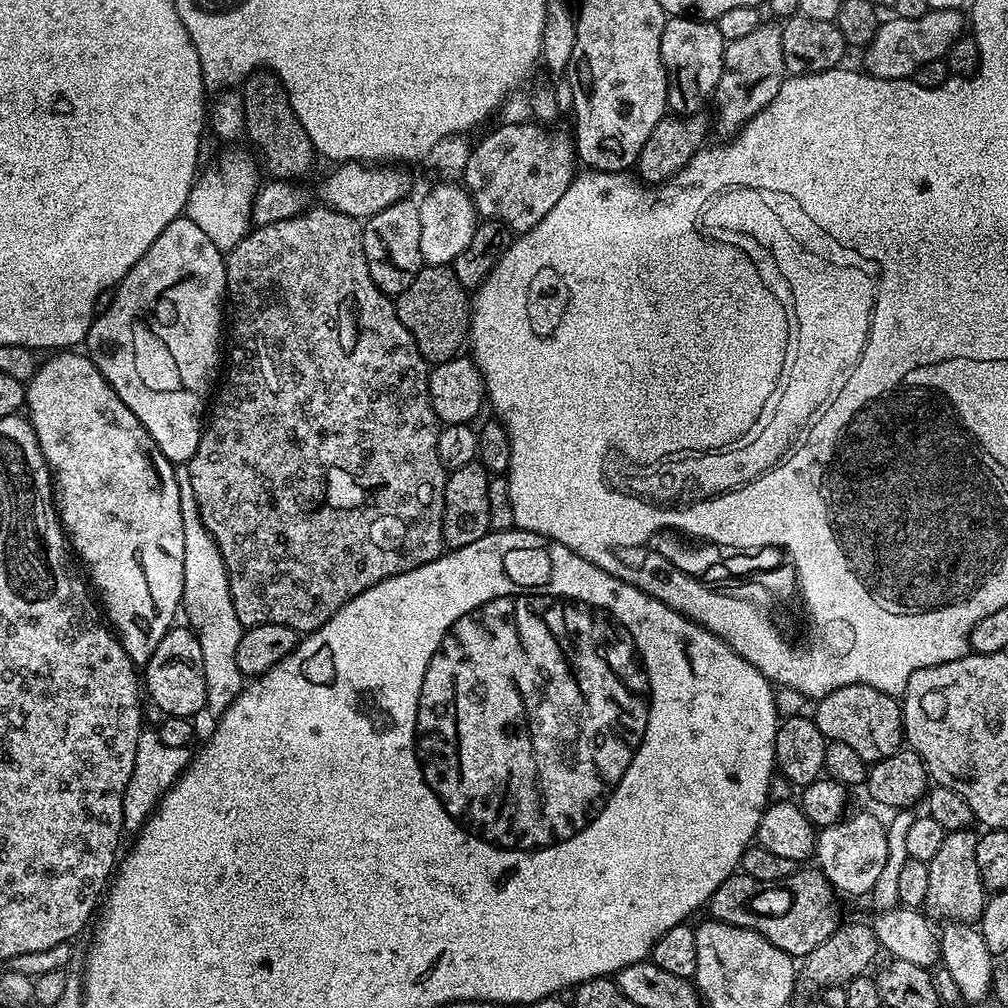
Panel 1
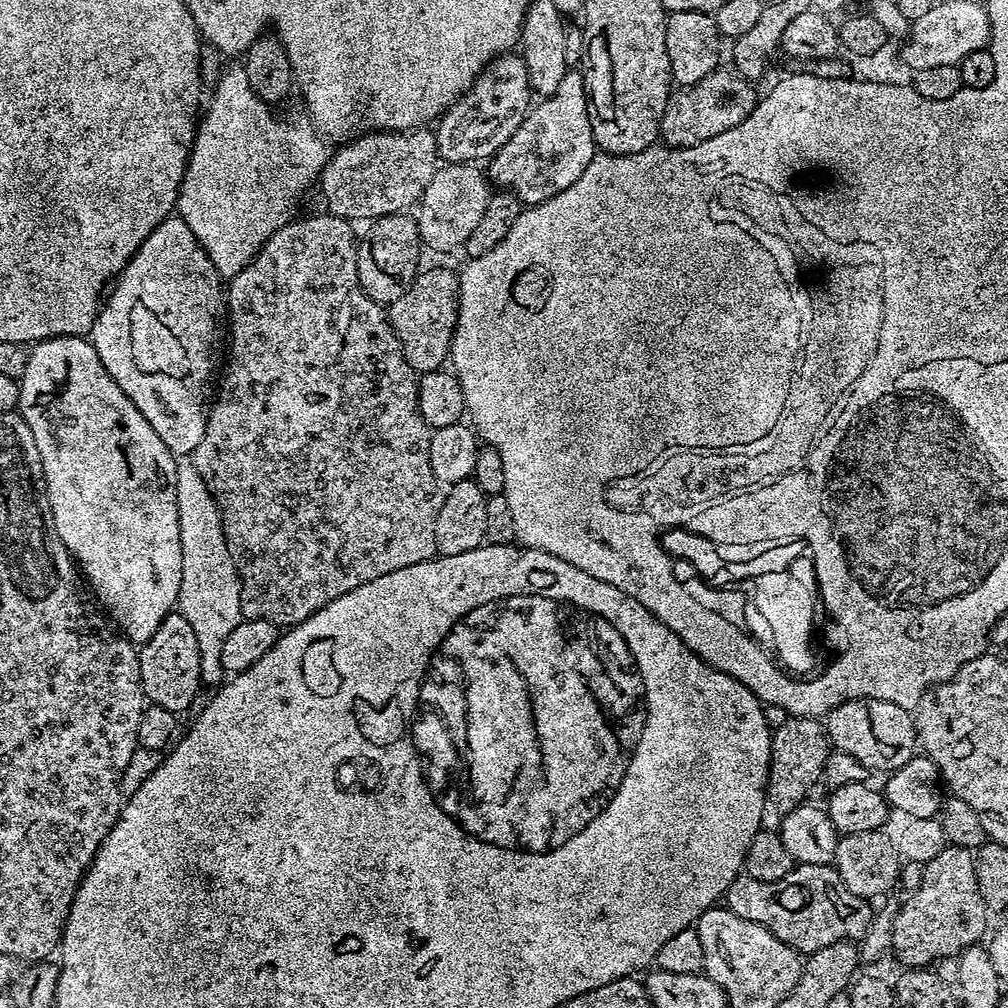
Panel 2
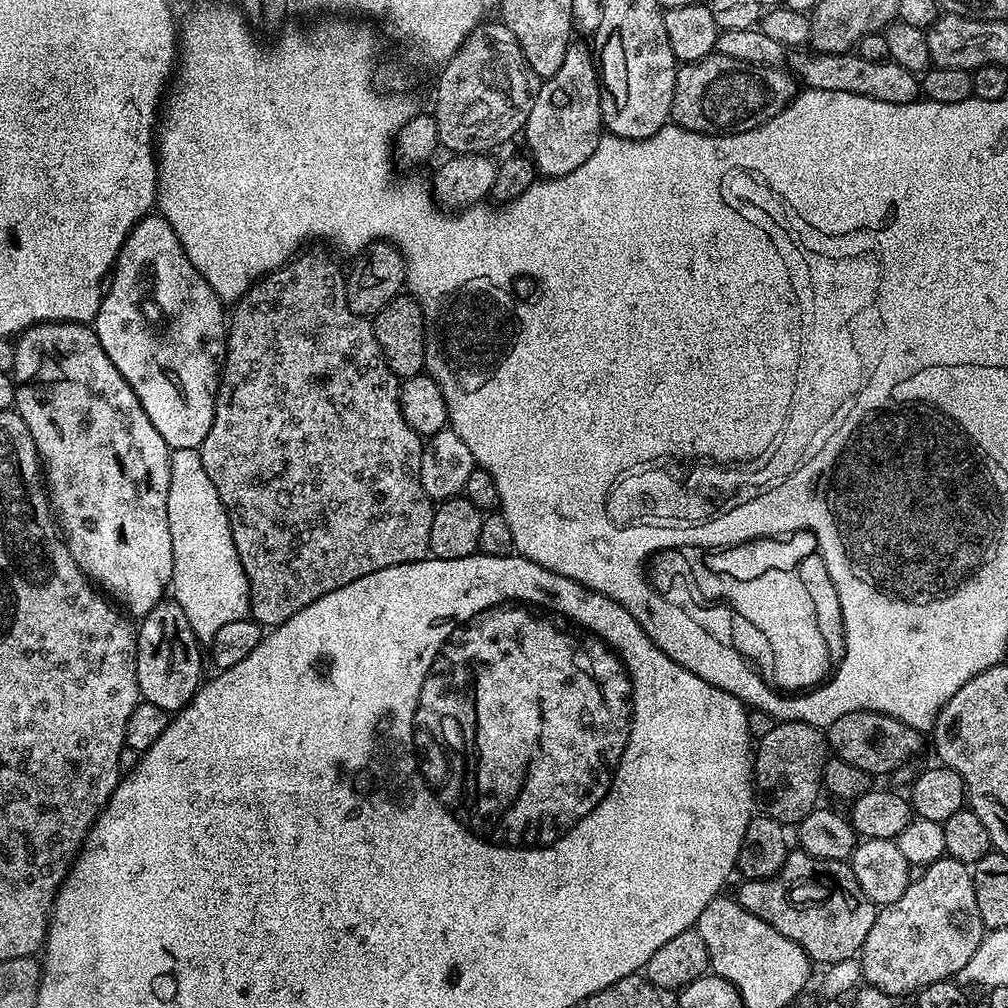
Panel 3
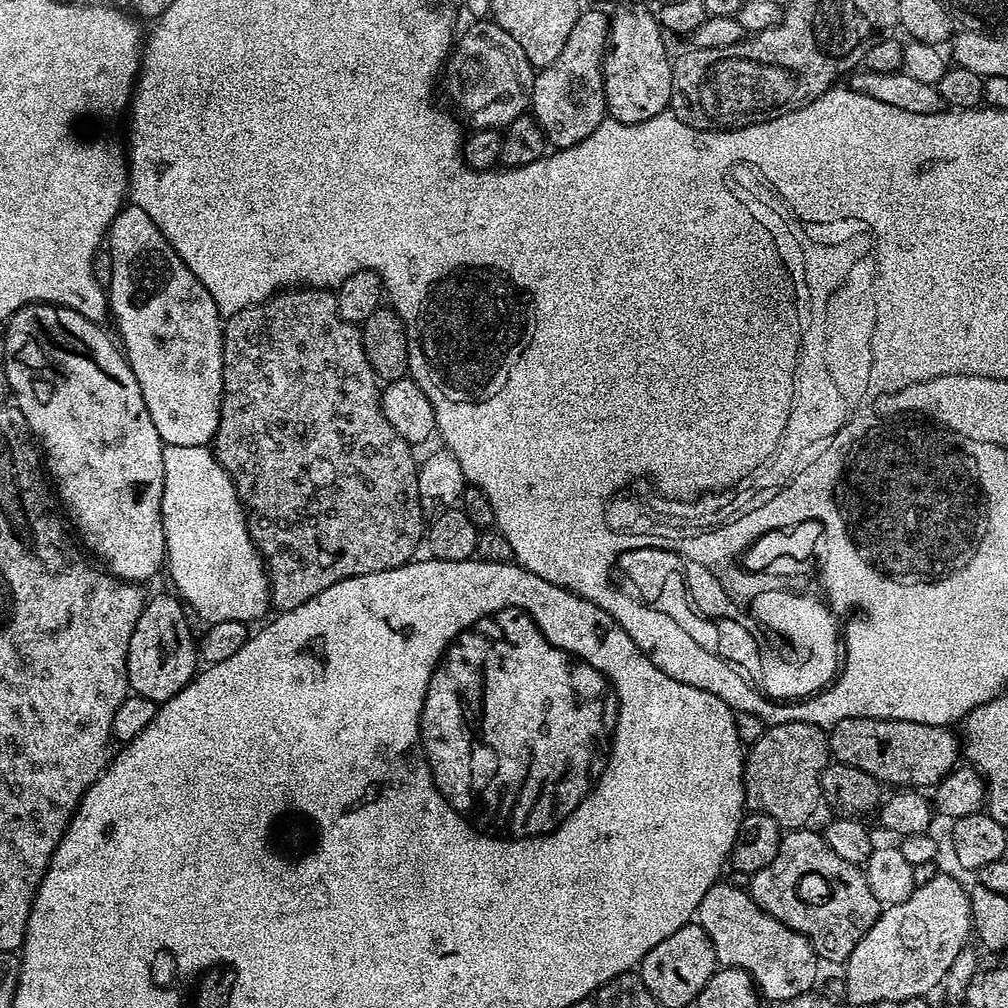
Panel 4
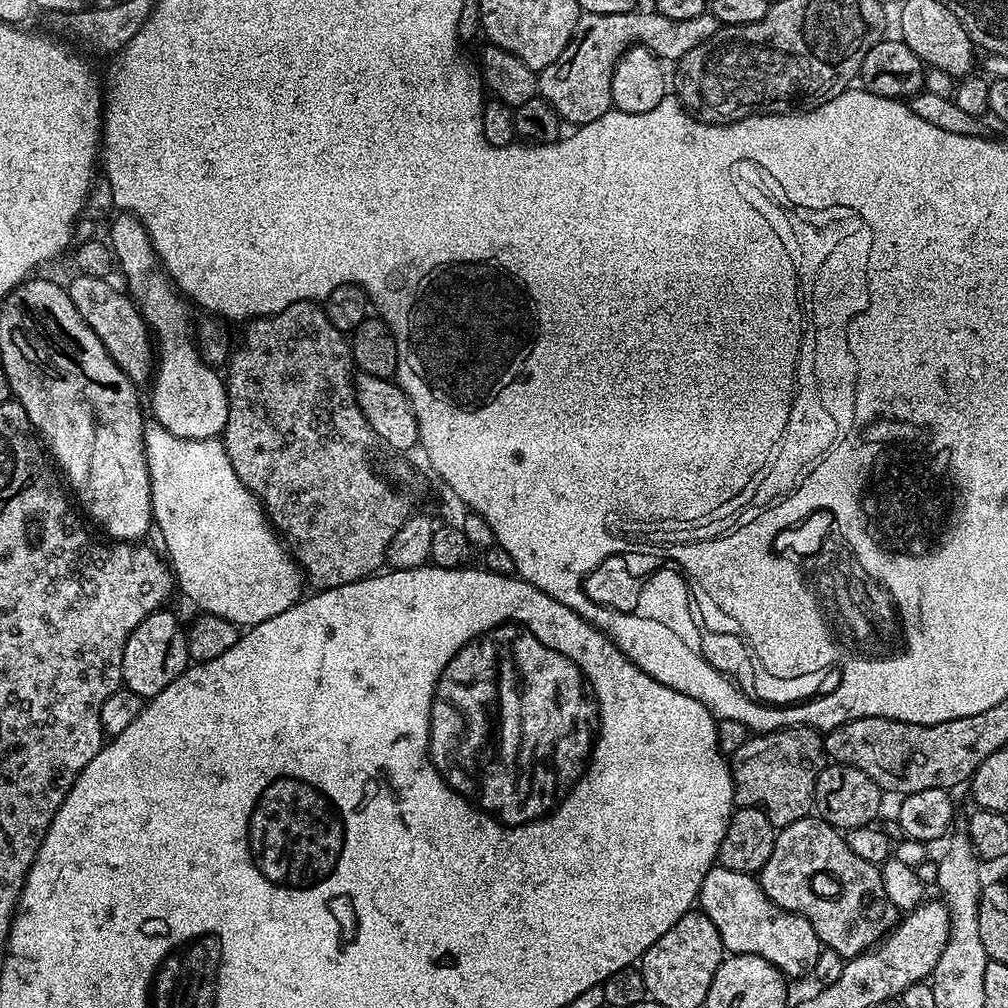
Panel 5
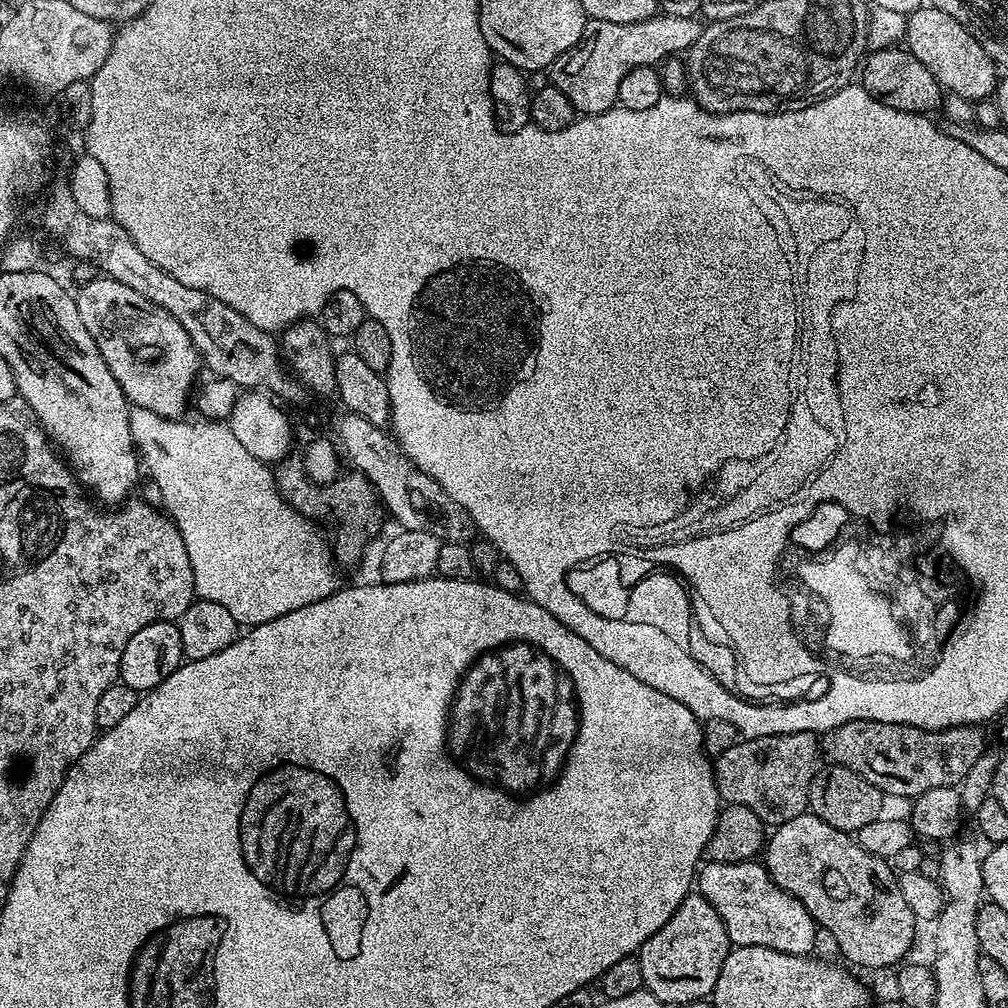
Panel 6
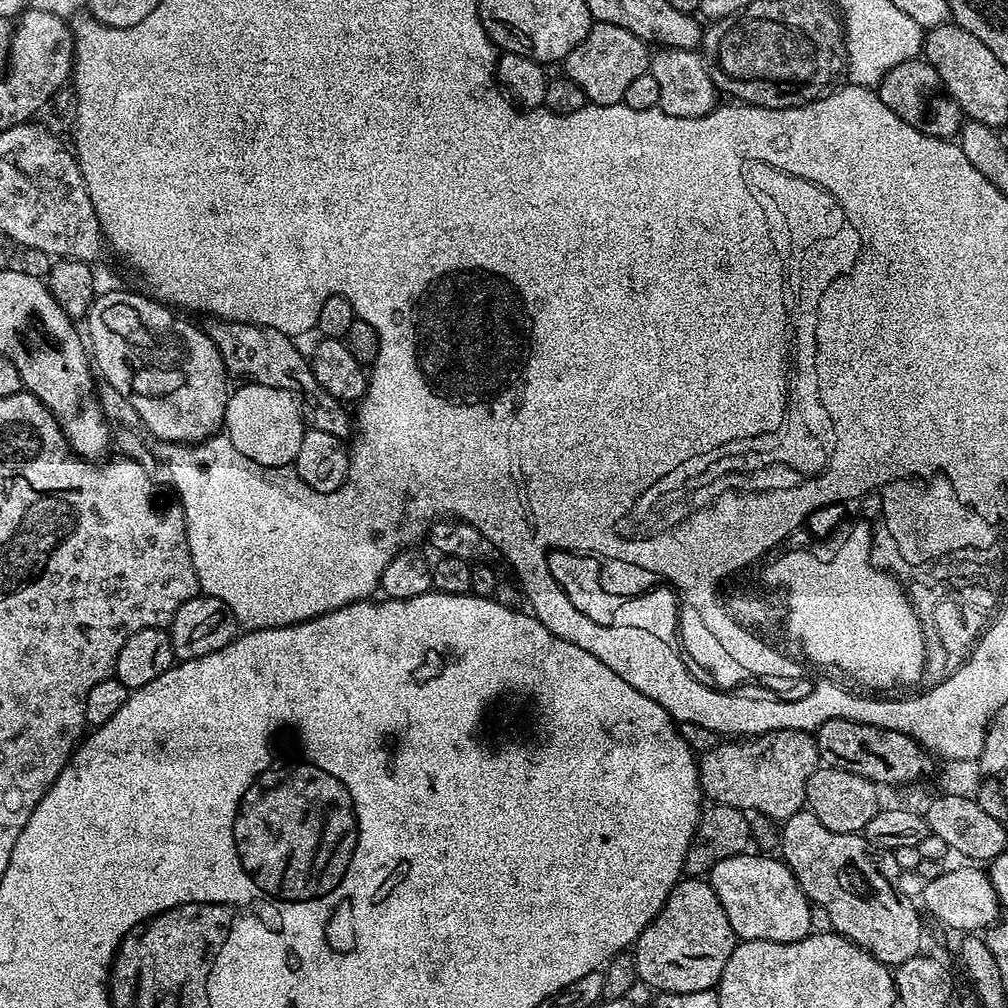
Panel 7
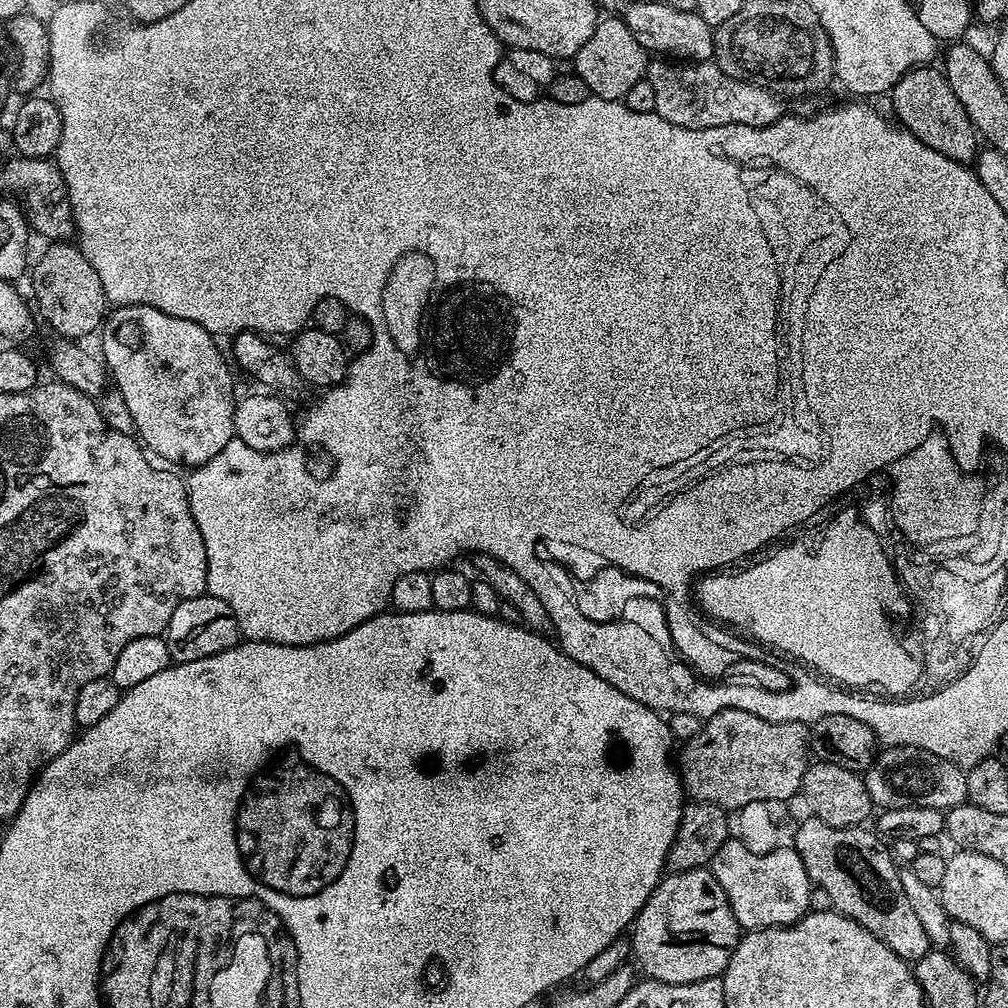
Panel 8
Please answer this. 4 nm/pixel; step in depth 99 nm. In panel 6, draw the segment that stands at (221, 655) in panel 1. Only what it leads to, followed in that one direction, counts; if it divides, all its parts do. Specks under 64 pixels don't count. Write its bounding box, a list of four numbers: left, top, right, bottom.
[132,410,338,626]

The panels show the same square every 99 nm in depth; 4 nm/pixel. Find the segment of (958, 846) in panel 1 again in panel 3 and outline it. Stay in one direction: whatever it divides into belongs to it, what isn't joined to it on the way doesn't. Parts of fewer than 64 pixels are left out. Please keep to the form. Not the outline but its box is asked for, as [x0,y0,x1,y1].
[858,854,985,998]

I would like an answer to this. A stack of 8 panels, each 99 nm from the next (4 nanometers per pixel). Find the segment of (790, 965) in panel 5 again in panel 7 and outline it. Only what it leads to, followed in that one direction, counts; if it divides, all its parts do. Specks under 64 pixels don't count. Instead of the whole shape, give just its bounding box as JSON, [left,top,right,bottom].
[710,851,814,942]

